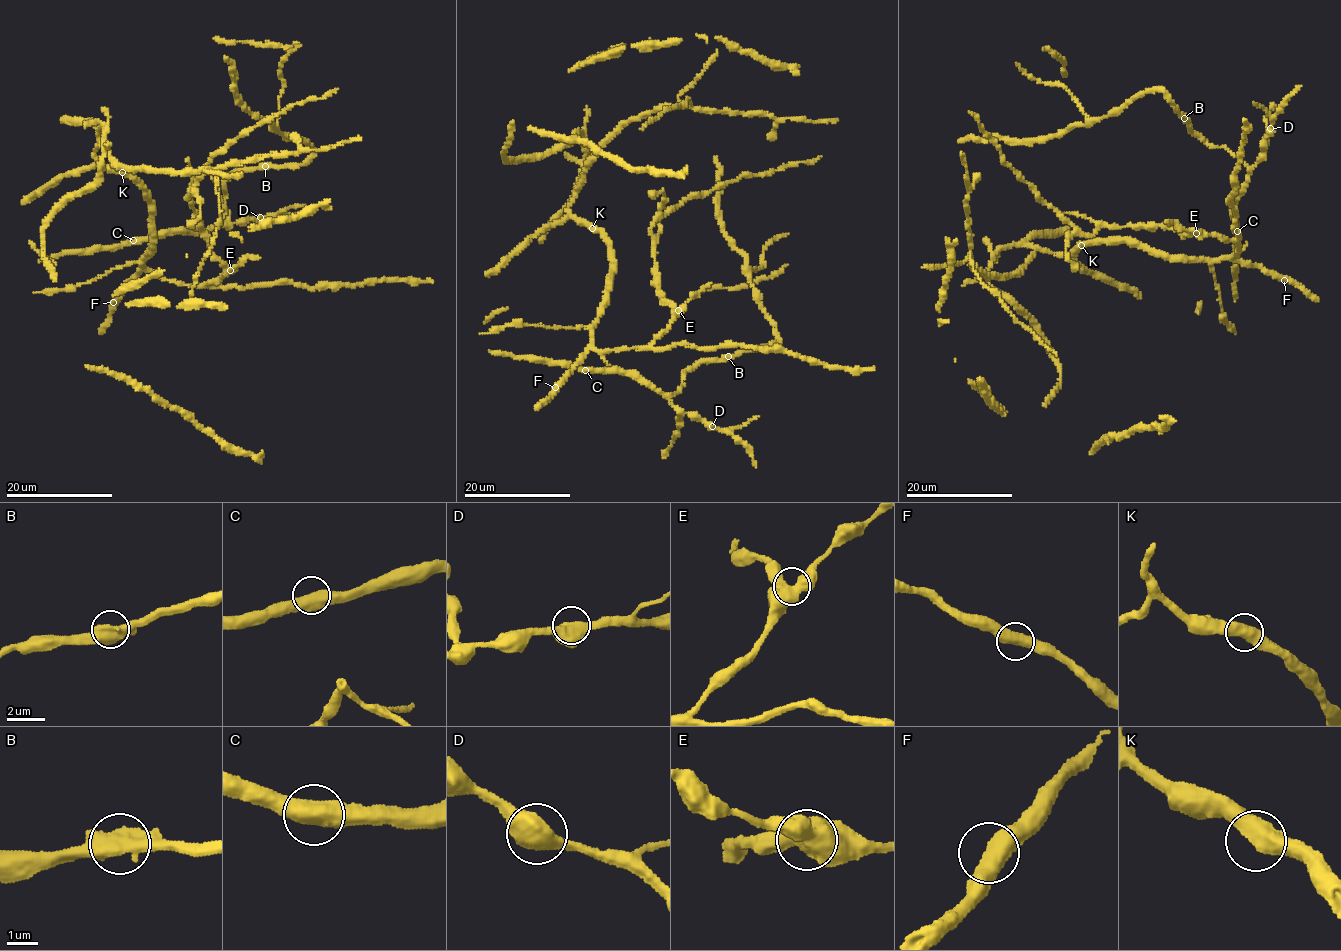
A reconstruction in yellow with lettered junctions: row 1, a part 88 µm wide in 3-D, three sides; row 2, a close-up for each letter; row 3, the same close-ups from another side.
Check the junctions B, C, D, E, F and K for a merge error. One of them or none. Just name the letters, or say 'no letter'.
no letter

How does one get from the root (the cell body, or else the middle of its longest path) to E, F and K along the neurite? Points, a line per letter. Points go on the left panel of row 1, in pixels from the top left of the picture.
E: (150, 211), (154, 236), (152, 253), (142, 261), (144, 268), (164, 279), (189, 285), (207, 284), (230, 270)
F: (150, 211), (154, 236), (152, 253), (142, 261), (143, 268), (138, 276), (128, 283), (113, 302)
K: (150, 211), (140, 183), (122, 172)

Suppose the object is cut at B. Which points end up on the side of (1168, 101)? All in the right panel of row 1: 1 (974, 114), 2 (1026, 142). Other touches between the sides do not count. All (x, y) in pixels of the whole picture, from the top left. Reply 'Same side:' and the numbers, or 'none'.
Same side: 2

